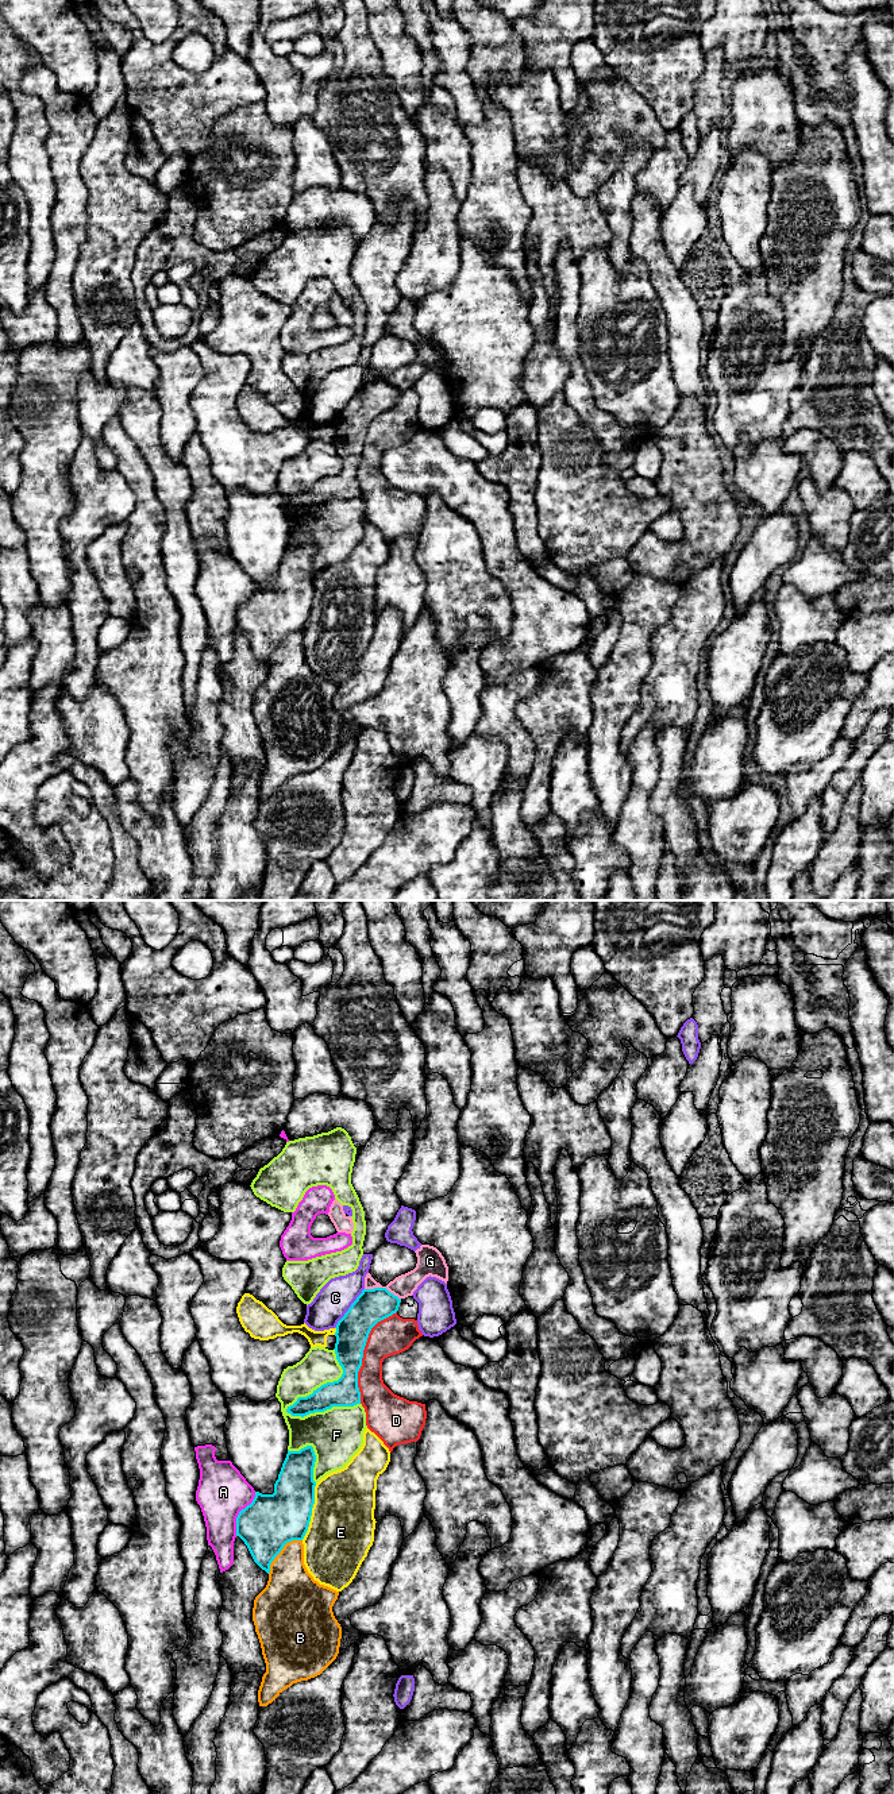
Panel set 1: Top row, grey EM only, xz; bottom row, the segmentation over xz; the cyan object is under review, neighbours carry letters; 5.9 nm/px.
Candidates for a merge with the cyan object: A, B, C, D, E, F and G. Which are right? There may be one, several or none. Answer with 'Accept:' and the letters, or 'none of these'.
Accept: none of these

